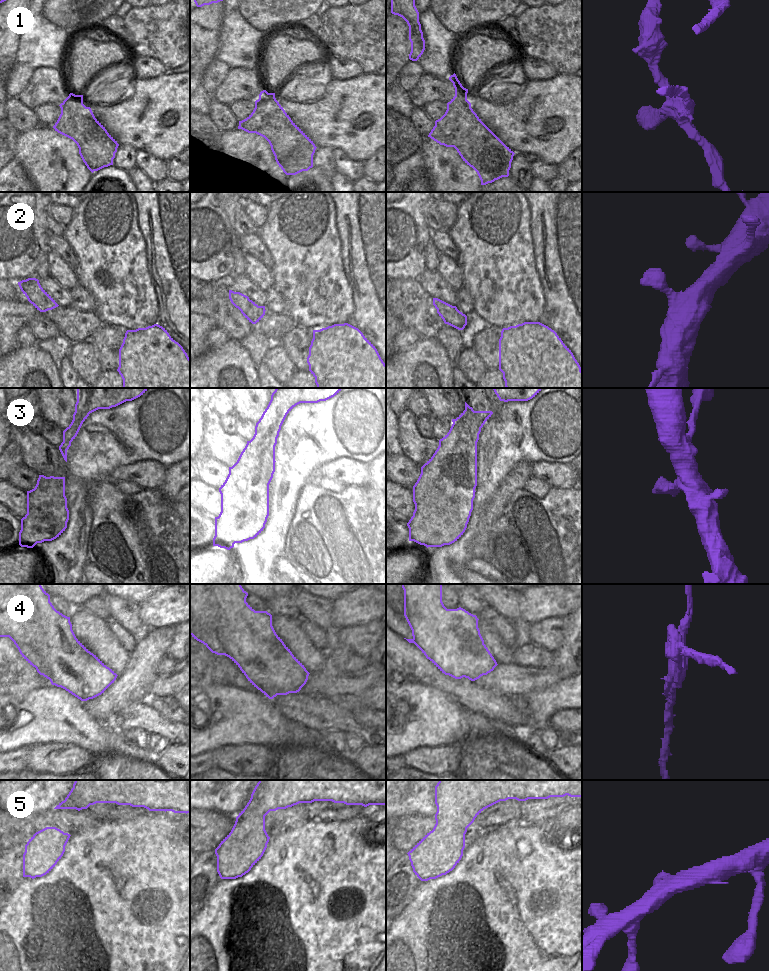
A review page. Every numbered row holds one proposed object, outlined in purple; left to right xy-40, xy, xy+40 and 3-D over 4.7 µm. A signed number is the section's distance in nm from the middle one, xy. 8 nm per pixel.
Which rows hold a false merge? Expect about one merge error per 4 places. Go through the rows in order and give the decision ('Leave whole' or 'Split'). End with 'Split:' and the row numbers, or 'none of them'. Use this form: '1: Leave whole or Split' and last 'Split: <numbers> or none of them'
1: Split
2: Leave whole
3: Leave whole
4: Split
5: Leave whole
Split: 1, 4.

